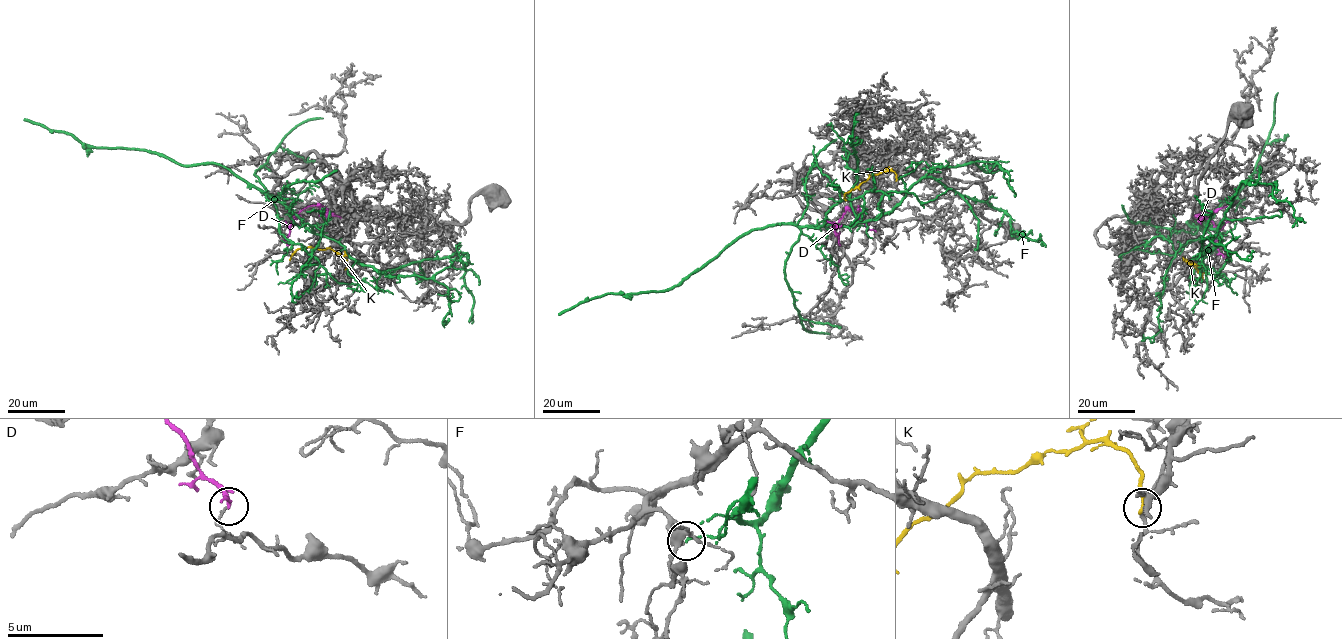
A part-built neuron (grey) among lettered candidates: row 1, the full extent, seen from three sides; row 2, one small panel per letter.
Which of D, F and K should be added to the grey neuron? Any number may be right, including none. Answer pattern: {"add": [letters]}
{"add": []}

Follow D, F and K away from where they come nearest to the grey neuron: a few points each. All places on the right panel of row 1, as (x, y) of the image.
D: (1224, 257), (1214, 243), (1217, 233), (1212, 221), (1198, 215), (1227, 206)
F: (1191, 259), (1218, 245), (1221, 234), (1191, 228), (1189, 221), (1201, 231), (1217, 228), (1204, 251), (1210, 250)
K: (1201, 267), (1185, 259), (1193, 262), (1202, 281)

